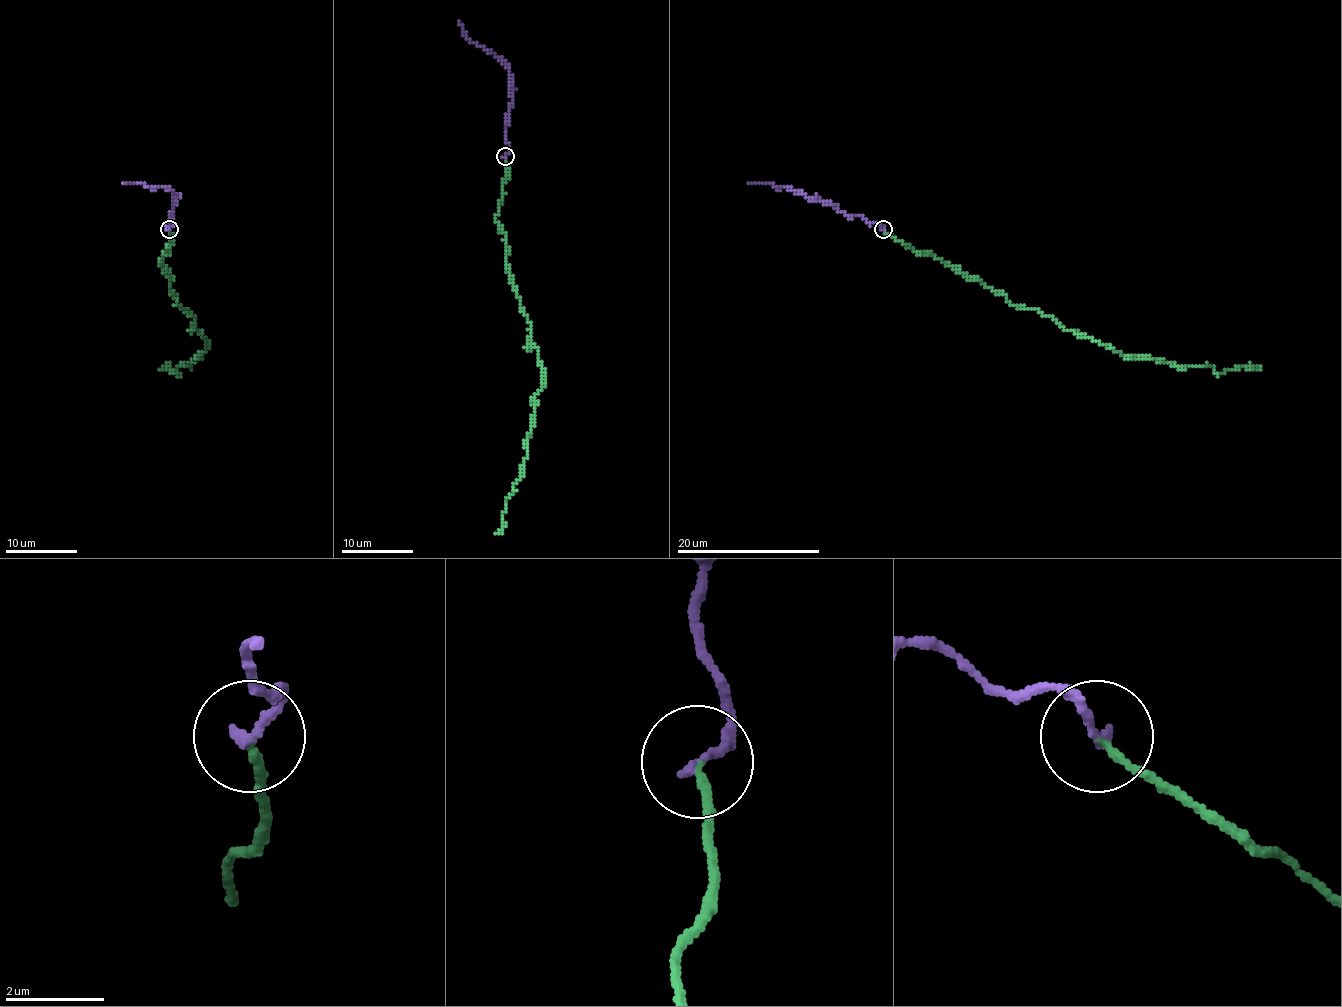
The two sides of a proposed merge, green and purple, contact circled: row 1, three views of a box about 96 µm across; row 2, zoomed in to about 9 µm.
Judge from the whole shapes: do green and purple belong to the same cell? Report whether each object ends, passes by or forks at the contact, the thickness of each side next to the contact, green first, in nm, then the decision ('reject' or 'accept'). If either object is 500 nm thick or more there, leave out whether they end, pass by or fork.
green ends; purple ends; calibres 140 and 240 nm; accept

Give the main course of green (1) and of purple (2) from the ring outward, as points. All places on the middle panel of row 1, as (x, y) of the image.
1: (505, 156), (496, 221), (508, 251), (506, 273), (542, 366), (542, 387), (535, 394), (521, 479), (496, 534)
2: (505, 156), (508, 149), (505, 121), (512, 103), (510, 69), (469, 40), (460, 22)

